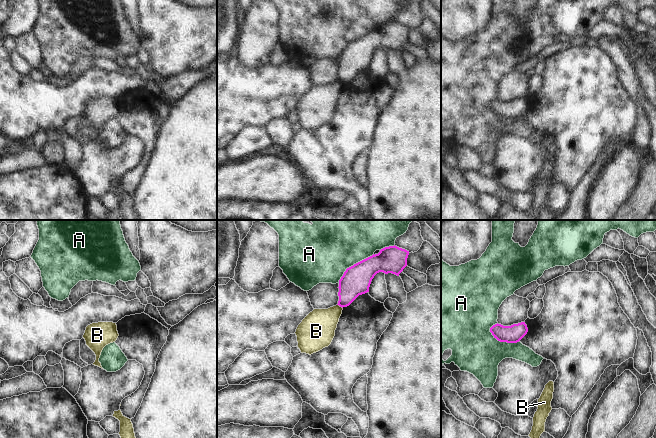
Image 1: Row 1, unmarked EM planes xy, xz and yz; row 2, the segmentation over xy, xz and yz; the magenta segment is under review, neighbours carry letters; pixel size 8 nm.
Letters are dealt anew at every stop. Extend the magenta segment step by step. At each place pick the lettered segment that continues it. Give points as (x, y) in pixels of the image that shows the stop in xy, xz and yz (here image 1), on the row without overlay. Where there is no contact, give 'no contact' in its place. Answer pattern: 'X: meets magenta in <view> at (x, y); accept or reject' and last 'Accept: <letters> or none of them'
A: meets magenta in yz at (503, 117); reject
B: meets magenta in xz at (340, 82); reject
Accept: none of them

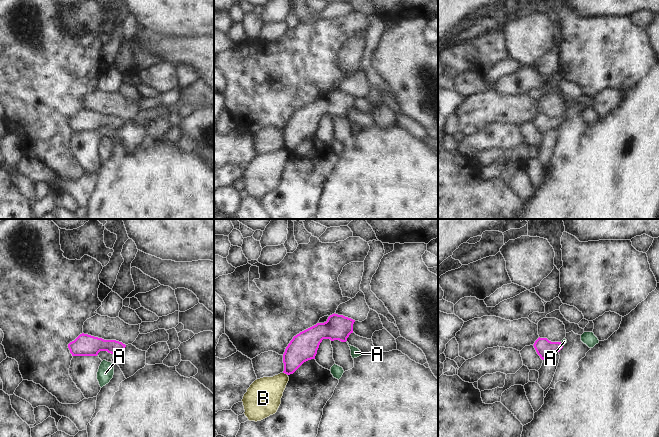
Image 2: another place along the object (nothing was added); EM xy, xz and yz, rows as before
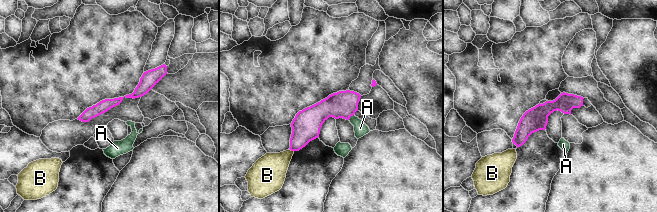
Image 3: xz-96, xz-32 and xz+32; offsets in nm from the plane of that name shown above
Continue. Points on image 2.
A: meets magenta in yz at (560, 120); accept
B: meets magenta in xz at (285, 149); reject
Accept: A

